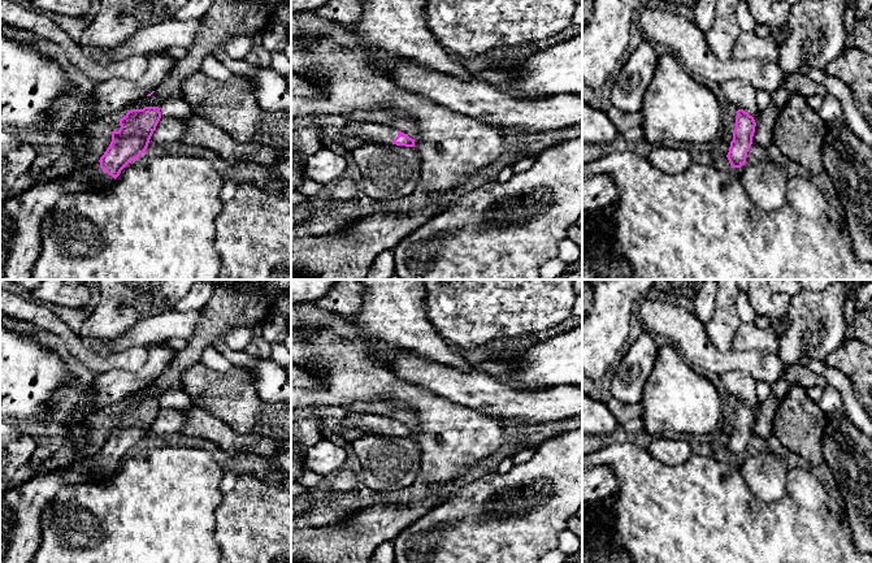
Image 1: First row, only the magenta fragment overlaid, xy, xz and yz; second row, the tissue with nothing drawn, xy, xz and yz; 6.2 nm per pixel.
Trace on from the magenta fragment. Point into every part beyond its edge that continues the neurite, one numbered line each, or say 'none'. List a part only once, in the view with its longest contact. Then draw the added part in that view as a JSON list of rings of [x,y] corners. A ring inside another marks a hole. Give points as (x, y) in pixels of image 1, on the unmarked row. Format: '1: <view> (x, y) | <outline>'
1: xy (21, 507) | [[[97,452],[84,460],[73,460],[66,467],[36,472],[26,482],[10,486],[0,497],[0,563],[31,563],[42,542],[42,512],[62,486],[84,481],[84,467],[92,468],[99,478],[113,471],[112,467],[100,459],[100,452]]]

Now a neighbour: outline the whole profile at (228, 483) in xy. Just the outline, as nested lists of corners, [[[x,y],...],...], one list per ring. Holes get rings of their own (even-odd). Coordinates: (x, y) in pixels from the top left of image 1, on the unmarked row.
[[[224,472],[220,481],[220,488],[225,493],[231,491],[235,488],[239,476],[235,472]]]

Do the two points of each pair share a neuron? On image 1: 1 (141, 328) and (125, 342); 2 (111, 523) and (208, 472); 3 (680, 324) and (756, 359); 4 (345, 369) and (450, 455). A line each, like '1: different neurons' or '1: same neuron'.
1: same neuron
2: same neuron
3: same neuron
4: same neuron

